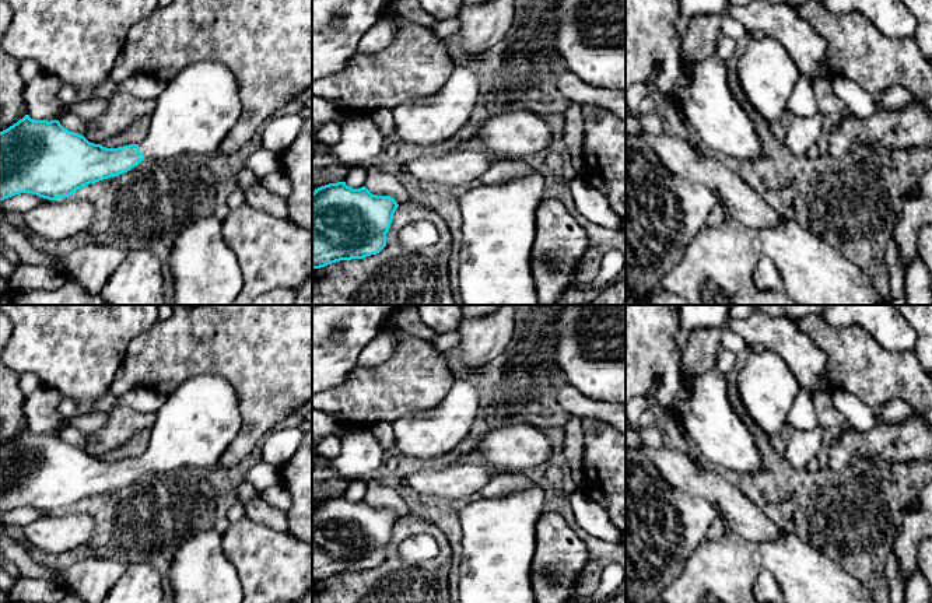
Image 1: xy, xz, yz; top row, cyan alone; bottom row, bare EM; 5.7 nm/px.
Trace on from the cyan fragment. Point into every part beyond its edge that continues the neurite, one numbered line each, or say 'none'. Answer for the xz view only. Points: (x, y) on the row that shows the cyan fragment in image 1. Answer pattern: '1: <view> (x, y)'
none

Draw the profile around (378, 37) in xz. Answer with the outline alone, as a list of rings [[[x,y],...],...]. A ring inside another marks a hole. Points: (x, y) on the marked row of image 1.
[[[390,17],[379,18],[358,41],[357,52],[376,53],[392,43],[396,36],[396,25]]]

